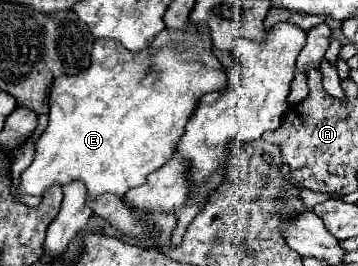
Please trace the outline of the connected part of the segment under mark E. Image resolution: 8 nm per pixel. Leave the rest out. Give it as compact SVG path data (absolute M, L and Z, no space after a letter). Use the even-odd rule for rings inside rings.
M191 25L189 31L169 31L169 29L165 29L165 31L161 31L161 33L155 37L153 45L149 45L147 49L141 49L141 51L137 51L137 53L123 49L123 45L119 45L117 41L111 41L111 39L97 39L95 45L93 45L93 53L91 53L91 65L89 65L83 73L79 73L79 75L75 75L75 77L59 77L59 79L55 81L55 85L53 85L53 89L51 89L51 95L49 95L49 107L51 107L51 111L49 111L49 127L45 129L45 133L43 133L43 135L39 137L39 141L37 141L37 155L35 155L31 167L21 173L17 193L21 193L21 195L27 195L27 193L29 193L29 195L39 195L39 197L41 197L41 195L43 195L49 187L53 187L53 185L61 185L61 187L63 187L63 185L69 185L71 181L79 179L79 181L83 181L85 187L87 187L87 199L89 199L89 201L95 201L95 199L101 197L103 193L113 193L113 195L117 195L117 197L123 197L133 185L143 185L143 183L147 181L147 175L149 175L149 173L153 173L155 169L163 167L163 165L173 157L175 147L177 147L177 143L179 143L179 139L181 139L181 135L183 135L183 131L185 131L185 123L187 123L189 117L193 115L199 97L205 95L205 93L223 89L225 85L227 85L227 73L225 73L223 65L217 61L217 57L213 55L213 51L211 51L211 39L209 39L209 35L205 35L205 33L201 35L201 33L195 29L195 25Z

